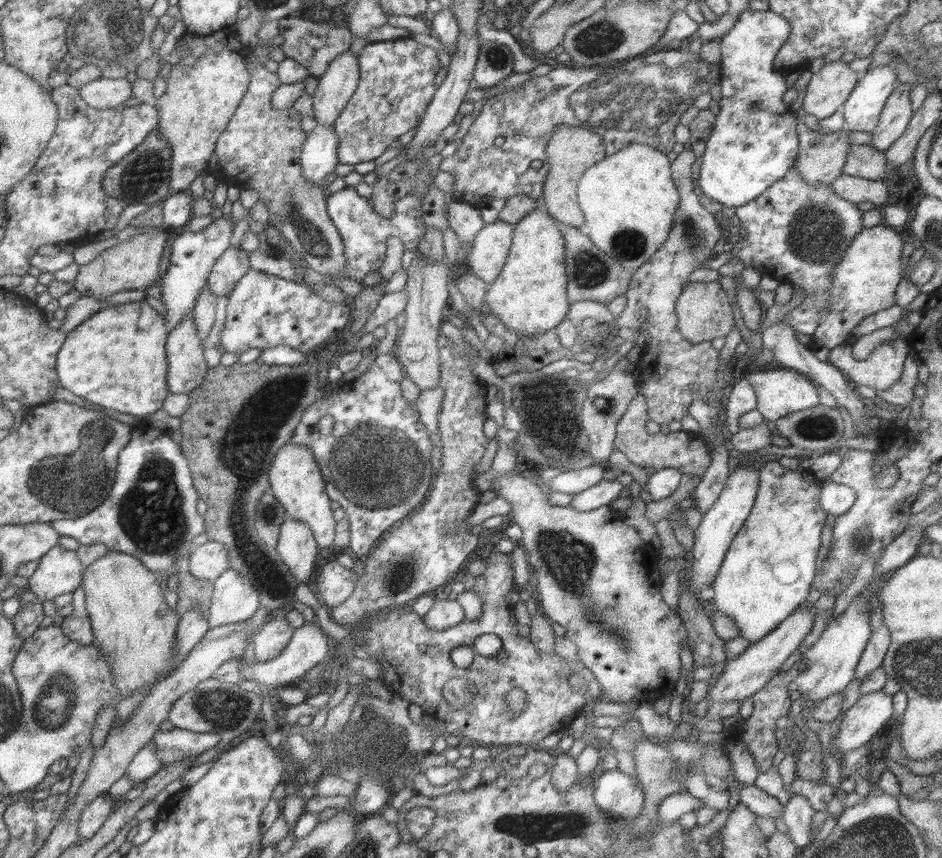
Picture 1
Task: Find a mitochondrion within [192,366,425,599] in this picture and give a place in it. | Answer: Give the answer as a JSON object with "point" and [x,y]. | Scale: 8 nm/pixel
{"point":[401,574]}

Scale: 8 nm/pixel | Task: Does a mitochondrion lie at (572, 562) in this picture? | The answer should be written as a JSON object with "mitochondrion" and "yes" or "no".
{"mitochondrion":"yes"}

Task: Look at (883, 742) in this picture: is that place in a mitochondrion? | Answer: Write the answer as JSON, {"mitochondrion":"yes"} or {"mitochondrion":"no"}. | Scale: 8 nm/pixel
{"mitochondrion":"no"}

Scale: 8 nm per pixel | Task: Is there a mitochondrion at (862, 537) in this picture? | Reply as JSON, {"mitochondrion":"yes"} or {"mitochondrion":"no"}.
{"mitochondrion":"yes"}

